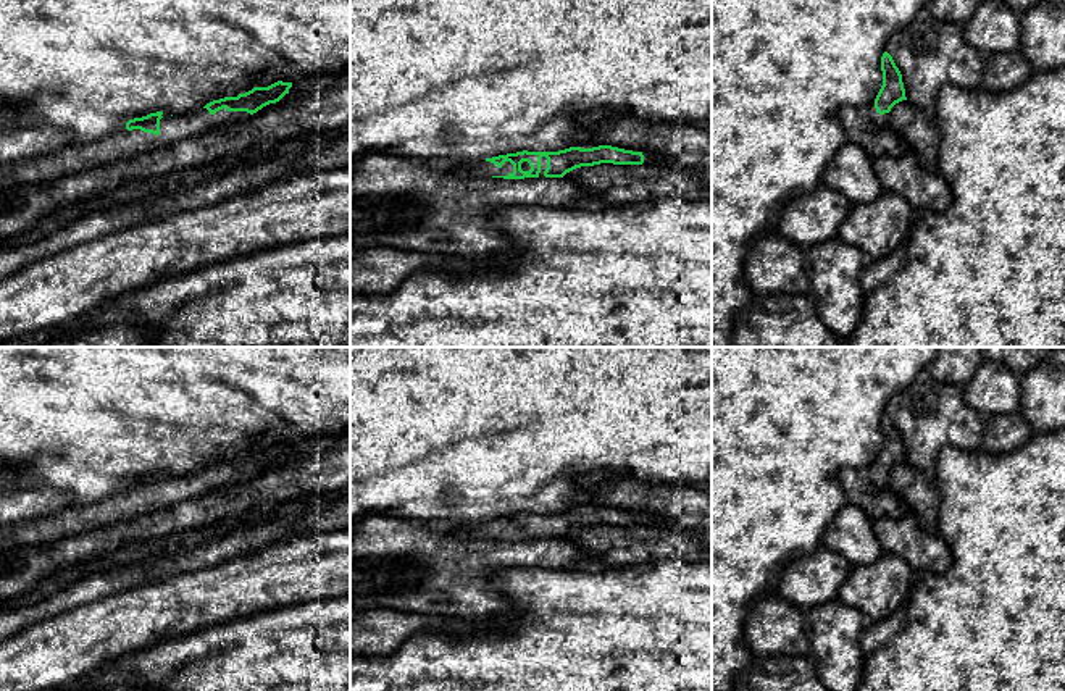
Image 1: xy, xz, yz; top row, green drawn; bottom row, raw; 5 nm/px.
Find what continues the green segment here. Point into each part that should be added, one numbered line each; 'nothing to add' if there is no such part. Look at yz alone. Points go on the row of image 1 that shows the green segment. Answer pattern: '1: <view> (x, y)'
1: yz (880, 120)

